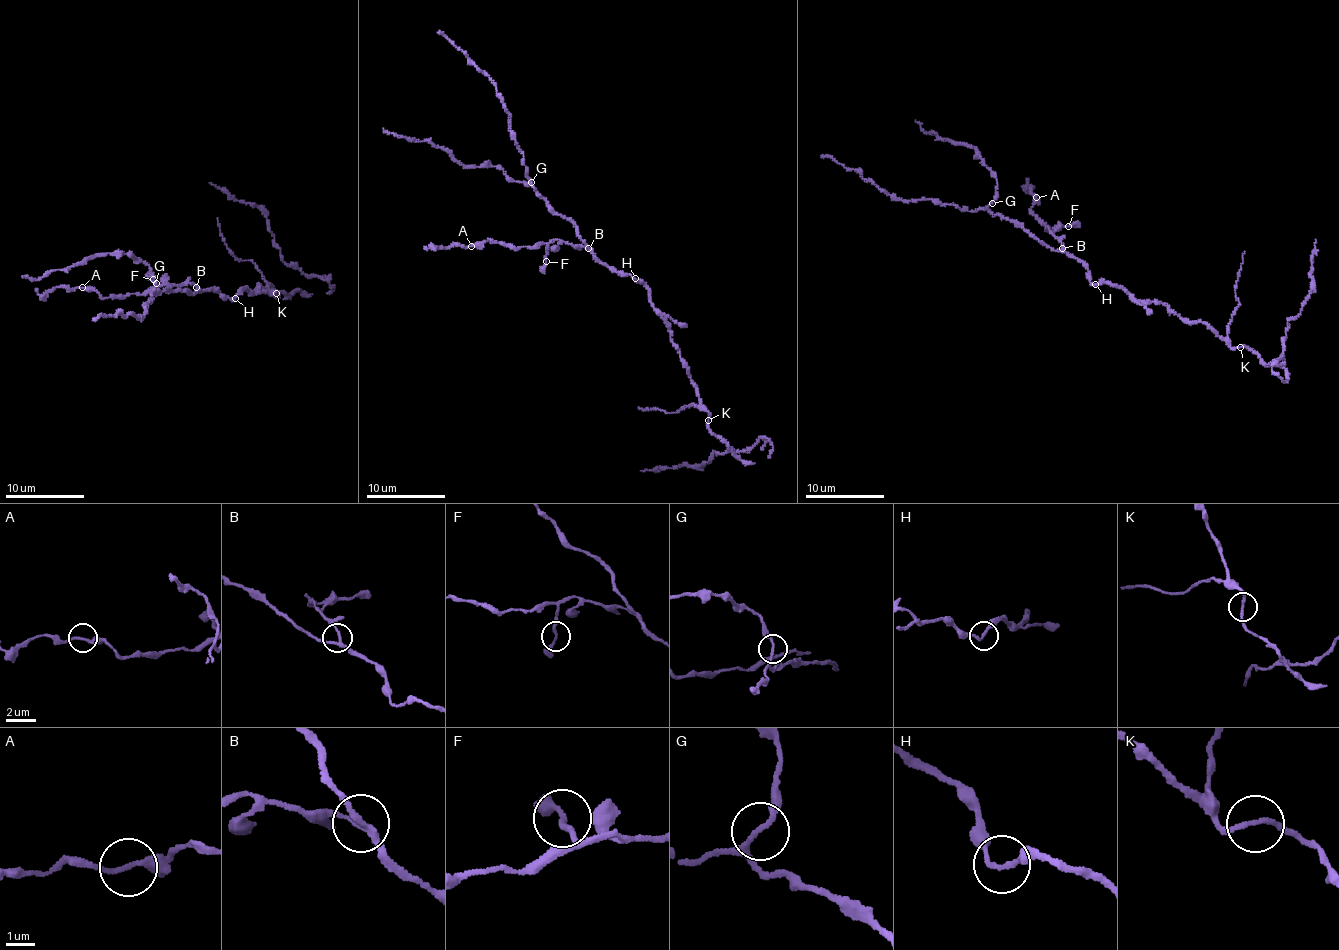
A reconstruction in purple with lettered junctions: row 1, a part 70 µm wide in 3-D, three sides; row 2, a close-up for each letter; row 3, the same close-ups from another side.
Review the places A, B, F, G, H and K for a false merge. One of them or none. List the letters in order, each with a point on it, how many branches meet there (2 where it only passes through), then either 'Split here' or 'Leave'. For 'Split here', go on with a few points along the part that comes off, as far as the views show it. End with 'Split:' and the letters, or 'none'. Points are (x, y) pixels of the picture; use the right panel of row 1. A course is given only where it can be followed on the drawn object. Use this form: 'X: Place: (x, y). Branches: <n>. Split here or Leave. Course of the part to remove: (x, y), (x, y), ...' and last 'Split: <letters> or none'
A: Place: (1036, 197). Branches: 2. Leave
B: Place: (1062, 248). Branches: 3. Leave
F: Place: (1068, 226). Branches: 2. Leave
G: Place: (992, 203). Branches: 2. Leave
H: Place: (1095, 284). Branches: 2. Leave
K: Place: (1240, 347). Branches: 2. Leave
Split: none

